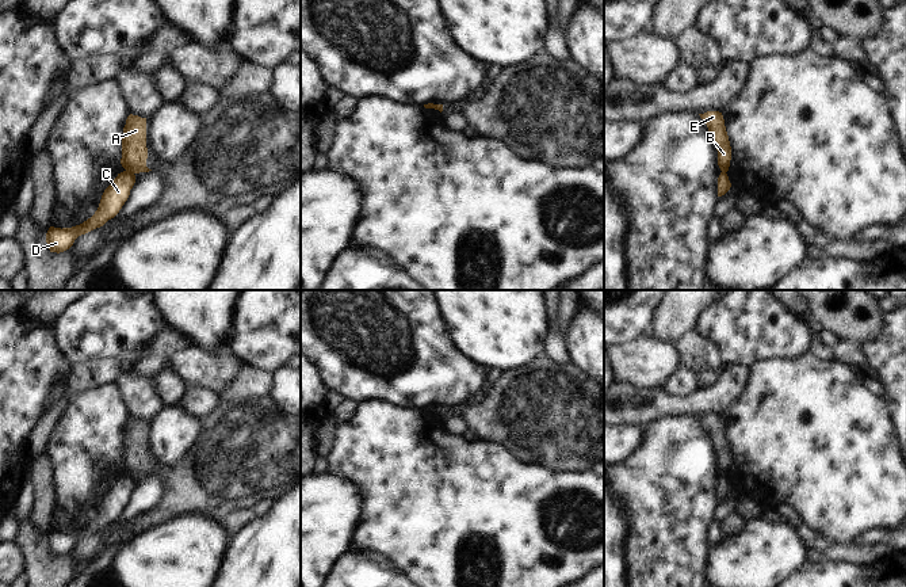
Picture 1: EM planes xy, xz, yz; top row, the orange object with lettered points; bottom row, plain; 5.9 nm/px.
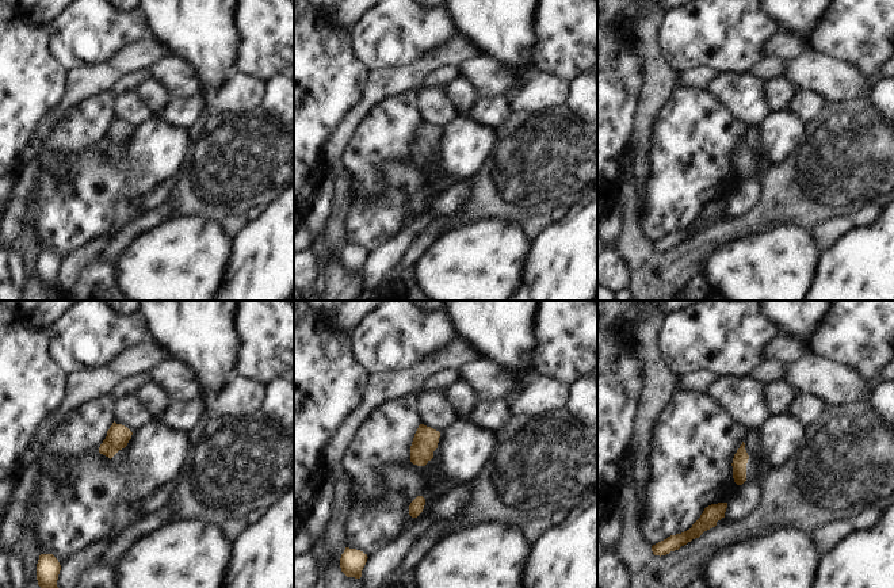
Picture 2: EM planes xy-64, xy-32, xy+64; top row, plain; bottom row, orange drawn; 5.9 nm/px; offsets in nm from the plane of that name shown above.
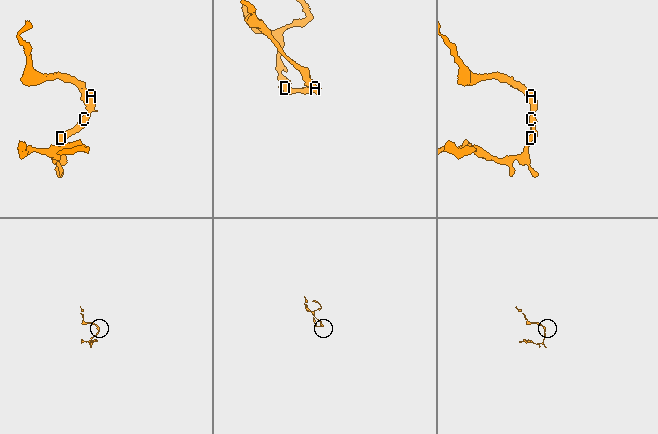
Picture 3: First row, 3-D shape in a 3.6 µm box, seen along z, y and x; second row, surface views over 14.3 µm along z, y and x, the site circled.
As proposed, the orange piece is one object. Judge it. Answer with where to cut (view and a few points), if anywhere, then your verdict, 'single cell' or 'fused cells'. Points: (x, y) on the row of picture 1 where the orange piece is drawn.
xy (126, 170), (133, 174) | fused cells

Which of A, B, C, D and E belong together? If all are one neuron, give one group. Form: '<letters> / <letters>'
A B E / C D

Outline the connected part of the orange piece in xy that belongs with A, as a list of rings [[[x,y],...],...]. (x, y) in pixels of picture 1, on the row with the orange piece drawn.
[[[130,114],[122,134],[121,164],[127,172],[149,172],[146,159],[146,118]]]

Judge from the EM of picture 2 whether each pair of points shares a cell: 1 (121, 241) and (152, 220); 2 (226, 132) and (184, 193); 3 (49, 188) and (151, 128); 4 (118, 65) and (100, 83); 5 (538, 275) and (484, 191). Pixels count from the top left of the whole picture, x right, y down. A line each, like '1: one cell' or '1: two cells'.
1: one cell
2: one cell
3: one cell
4: one cell
5: two cells

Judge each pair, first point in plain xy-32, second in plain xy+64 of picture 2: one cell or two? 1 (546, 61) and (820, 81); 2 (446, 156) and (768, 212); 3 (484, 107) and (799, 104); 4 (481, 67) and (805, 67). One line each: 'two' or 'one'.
1: two
2: two
3: one
4: one

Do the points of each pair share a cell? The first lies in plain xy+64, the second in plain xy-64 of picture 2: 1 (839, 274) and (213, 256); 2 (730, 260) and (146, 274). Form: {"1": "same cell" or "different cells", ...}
{"1": "different cells", "2": "same cell"}

